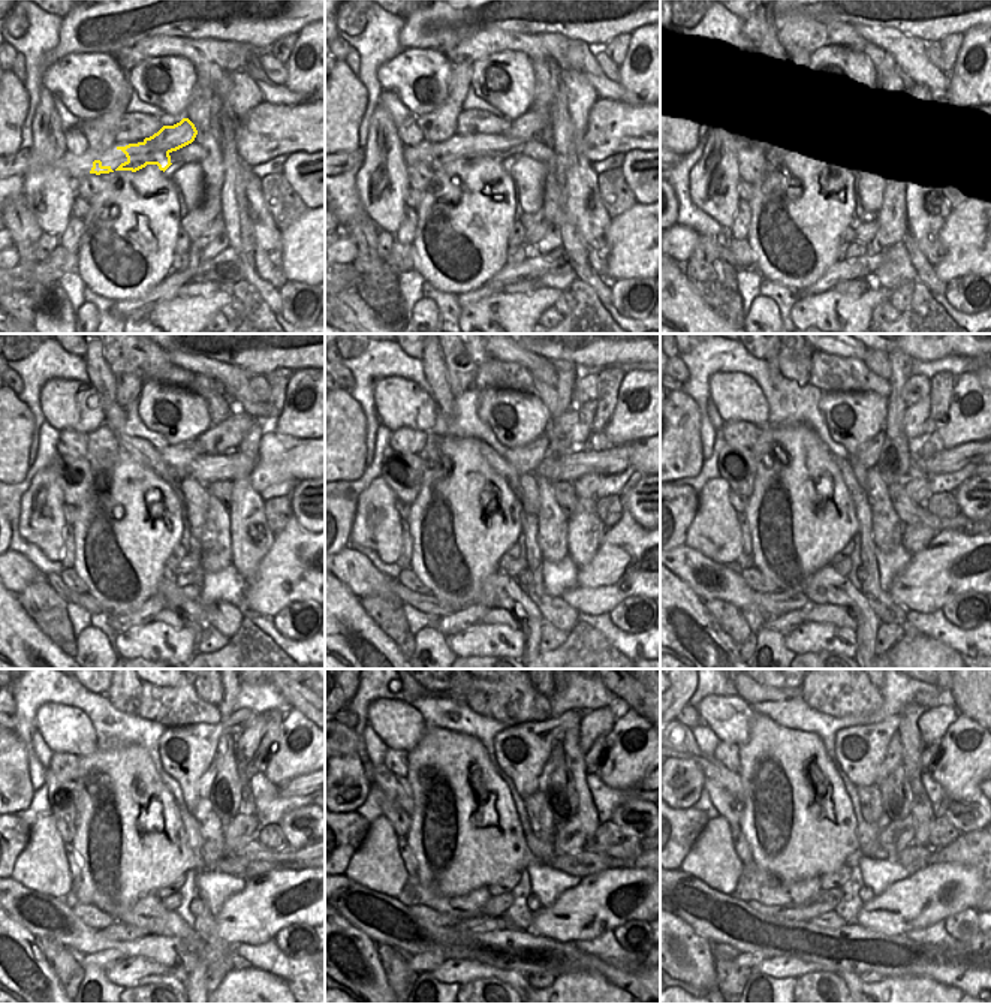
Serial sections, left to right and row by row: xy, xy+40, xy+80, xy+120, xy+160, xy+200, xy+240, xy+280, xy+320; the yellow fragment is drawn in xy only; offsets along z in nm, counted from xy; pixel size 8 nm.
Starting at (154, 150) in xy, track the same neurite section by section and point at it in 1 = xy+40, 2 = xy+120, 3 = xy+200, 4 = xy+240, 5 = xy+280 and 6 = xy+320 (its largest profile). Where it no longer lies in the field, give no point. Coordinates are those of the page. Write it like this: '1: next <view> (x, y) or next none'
1: next xy+40 (527, 126)
2: next xy+120 (226, 436)
3: next xy+200 (916, 415)
4: next xy+240 (247, 742)
5: next xy+280 (599, 721)
6: next xy+320 (933, 723)

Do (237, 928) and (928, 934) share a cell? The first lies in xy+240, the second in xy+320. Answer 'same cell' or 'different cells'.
different cells

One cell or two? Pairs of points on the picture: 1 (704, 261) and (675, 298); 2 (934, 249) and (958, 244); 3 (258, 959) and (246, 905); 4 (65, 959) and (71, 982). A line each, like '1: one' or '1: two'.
1: two
2: two
3: two
4: one

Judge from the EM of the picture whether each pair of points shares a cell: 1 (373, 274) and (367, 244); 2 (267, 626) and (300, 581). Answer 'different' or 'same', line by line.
1: same
2: different

